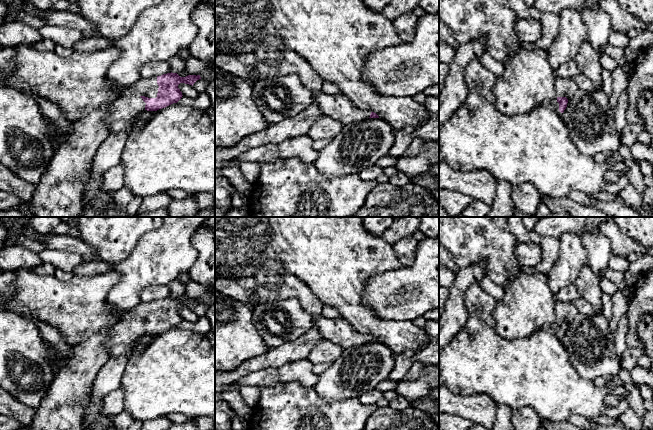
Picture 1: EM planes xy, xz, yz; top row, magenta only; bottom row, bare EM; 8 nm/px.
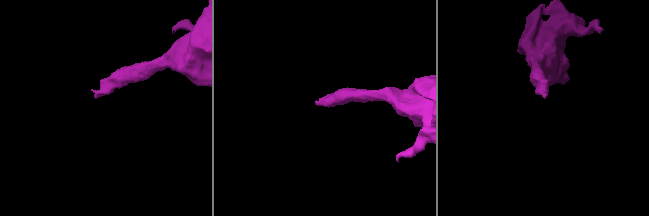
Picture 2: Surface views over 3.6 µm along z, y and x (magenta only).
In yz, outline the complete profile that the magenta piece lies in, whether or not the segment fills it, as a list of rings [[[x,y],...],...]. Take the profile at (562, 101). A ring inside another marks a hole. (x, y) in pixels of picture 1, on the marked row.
[[[556,77],[556,97],[549,103],[551,103],[556,108],[559,115],[562,115],[567,107],[568,101],[575,95],[578,90],[578,86],[573,79]]]

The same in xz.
[[[318,90],[313,92],[313,95],[323,115],[342,125],[359,123],[368,118],[379,118],[374,112],[360,109],[341,93],[326,94],[322,90]]]

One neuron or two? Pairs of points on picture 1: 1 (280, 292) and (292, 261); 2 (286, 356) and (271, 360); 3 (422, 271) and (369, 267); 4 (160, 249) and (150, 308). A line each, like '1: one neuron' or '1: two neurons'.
1: two neurons
2: one neuron
3: two neurons
4: two neurons

